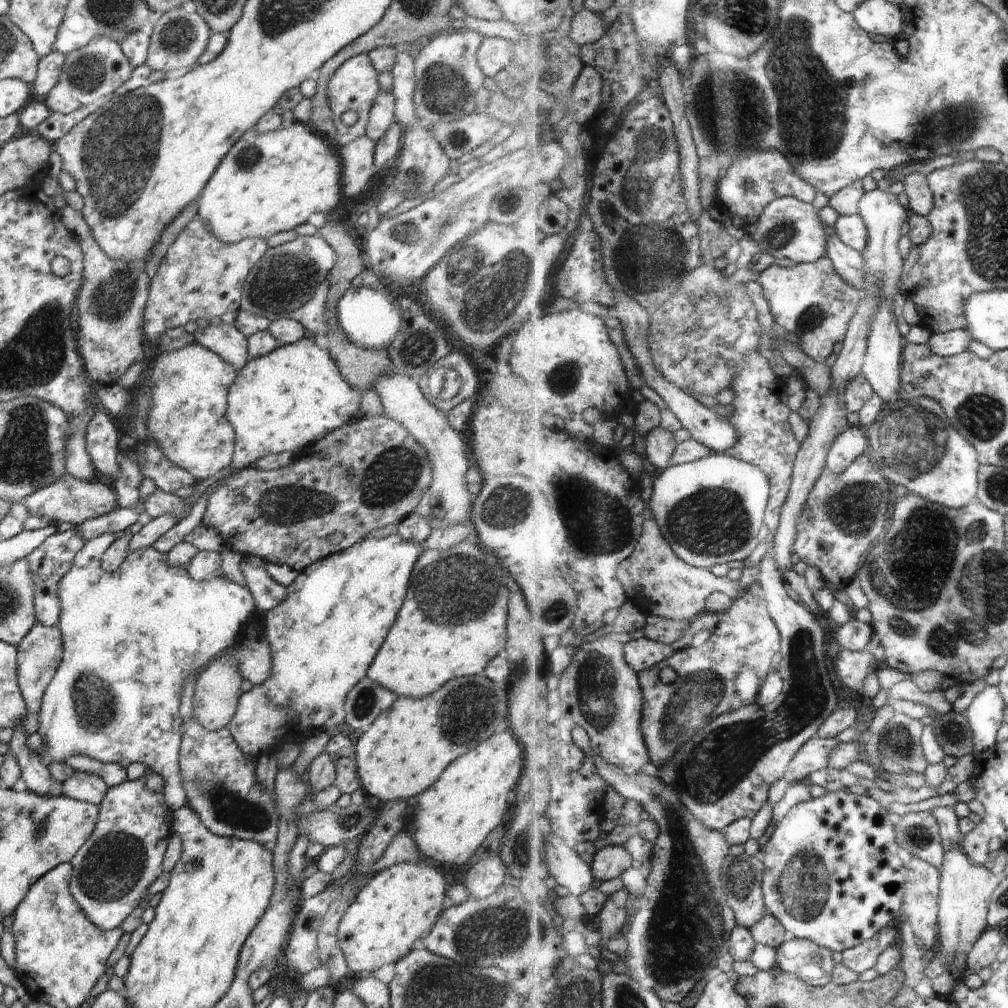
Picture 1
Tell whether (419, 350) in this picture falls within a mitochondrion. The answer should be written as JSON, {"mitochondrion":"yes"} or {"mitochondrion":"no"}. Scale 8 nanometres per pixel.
{"mitochondrion":"yes"}

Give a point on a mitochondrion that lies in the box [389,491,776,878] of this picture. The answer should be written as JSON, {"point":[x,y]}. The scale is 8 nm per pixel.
{"point":[454,590]}

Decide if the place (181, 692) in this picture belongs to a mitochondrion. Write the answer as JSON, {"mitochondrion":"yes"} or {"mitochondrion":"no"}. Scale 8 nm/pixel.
{"mitochondrion":"no"}

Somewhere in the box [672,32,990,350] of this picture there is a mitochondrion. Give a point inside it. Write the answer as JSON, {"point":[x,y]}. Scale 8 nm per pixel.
{"point":[946,125]}

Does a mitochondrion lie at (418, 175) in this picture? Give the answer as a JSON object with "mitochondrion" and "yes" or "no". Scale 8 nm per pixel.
{"mitochondrion":"yes"}

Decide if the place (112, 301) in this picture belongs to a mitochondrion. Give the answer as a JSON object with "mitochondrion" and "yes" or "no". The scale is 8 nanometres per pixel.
{"mitochondrion":"yes"}

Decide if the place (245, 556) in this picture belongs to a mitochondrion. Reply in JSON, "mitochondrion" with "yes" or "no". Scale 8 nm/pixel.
{"mitochondrion":"no"}

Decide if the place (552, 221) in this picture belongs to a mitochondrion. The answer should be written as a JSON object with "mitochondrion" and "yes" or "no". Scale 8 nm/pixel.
{"mitochondrion":"no"}

